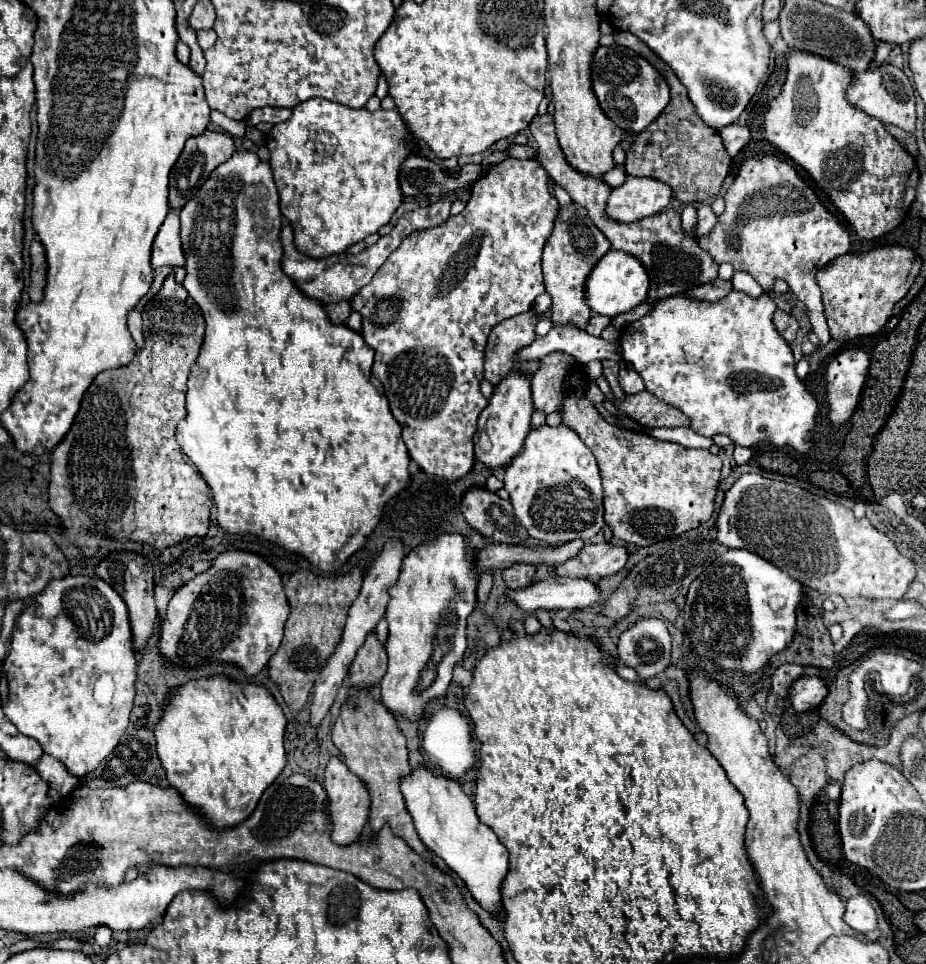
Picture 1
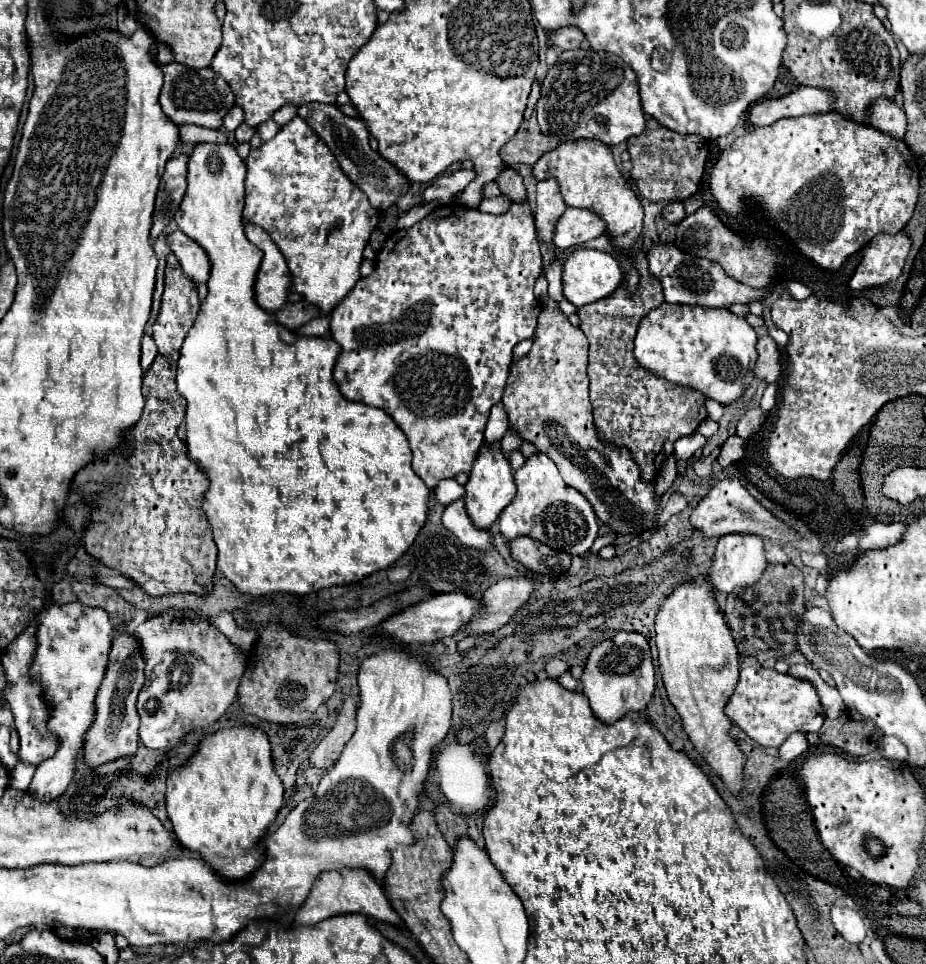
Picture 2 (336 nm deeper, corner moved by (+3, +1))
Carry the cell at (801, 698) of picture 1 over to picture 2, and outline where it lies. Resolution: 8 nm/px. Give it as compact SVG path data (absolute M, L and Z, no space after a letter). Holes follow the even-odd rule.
M742 658L740 682L726 706L726 714L754 742L774 748L778 748L792 732L816 732L826 720L816 688L808 680L780 674L774 668L762 668L756 658Z

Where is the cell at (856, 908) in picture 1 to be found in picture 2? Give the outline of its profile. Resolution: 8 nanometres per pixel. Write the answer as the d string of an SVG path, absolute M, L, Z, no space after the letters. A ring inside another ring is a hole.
M834 906L832 912L832 922L836 926L836 930L848 940L848 942L854 942L854 944L860 944L866 936L866 928L864 928L864 922L860 918L860 914L852 908L844 908L844 906Z

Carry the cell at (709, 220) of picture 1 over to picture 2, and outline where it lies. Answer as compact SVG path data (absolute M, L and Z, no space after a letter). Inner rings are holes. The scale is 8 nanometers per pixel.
M672 202L664 208L664 220L668 220L670 224L680 224L684 216L686 216L686 210L682 202Z

